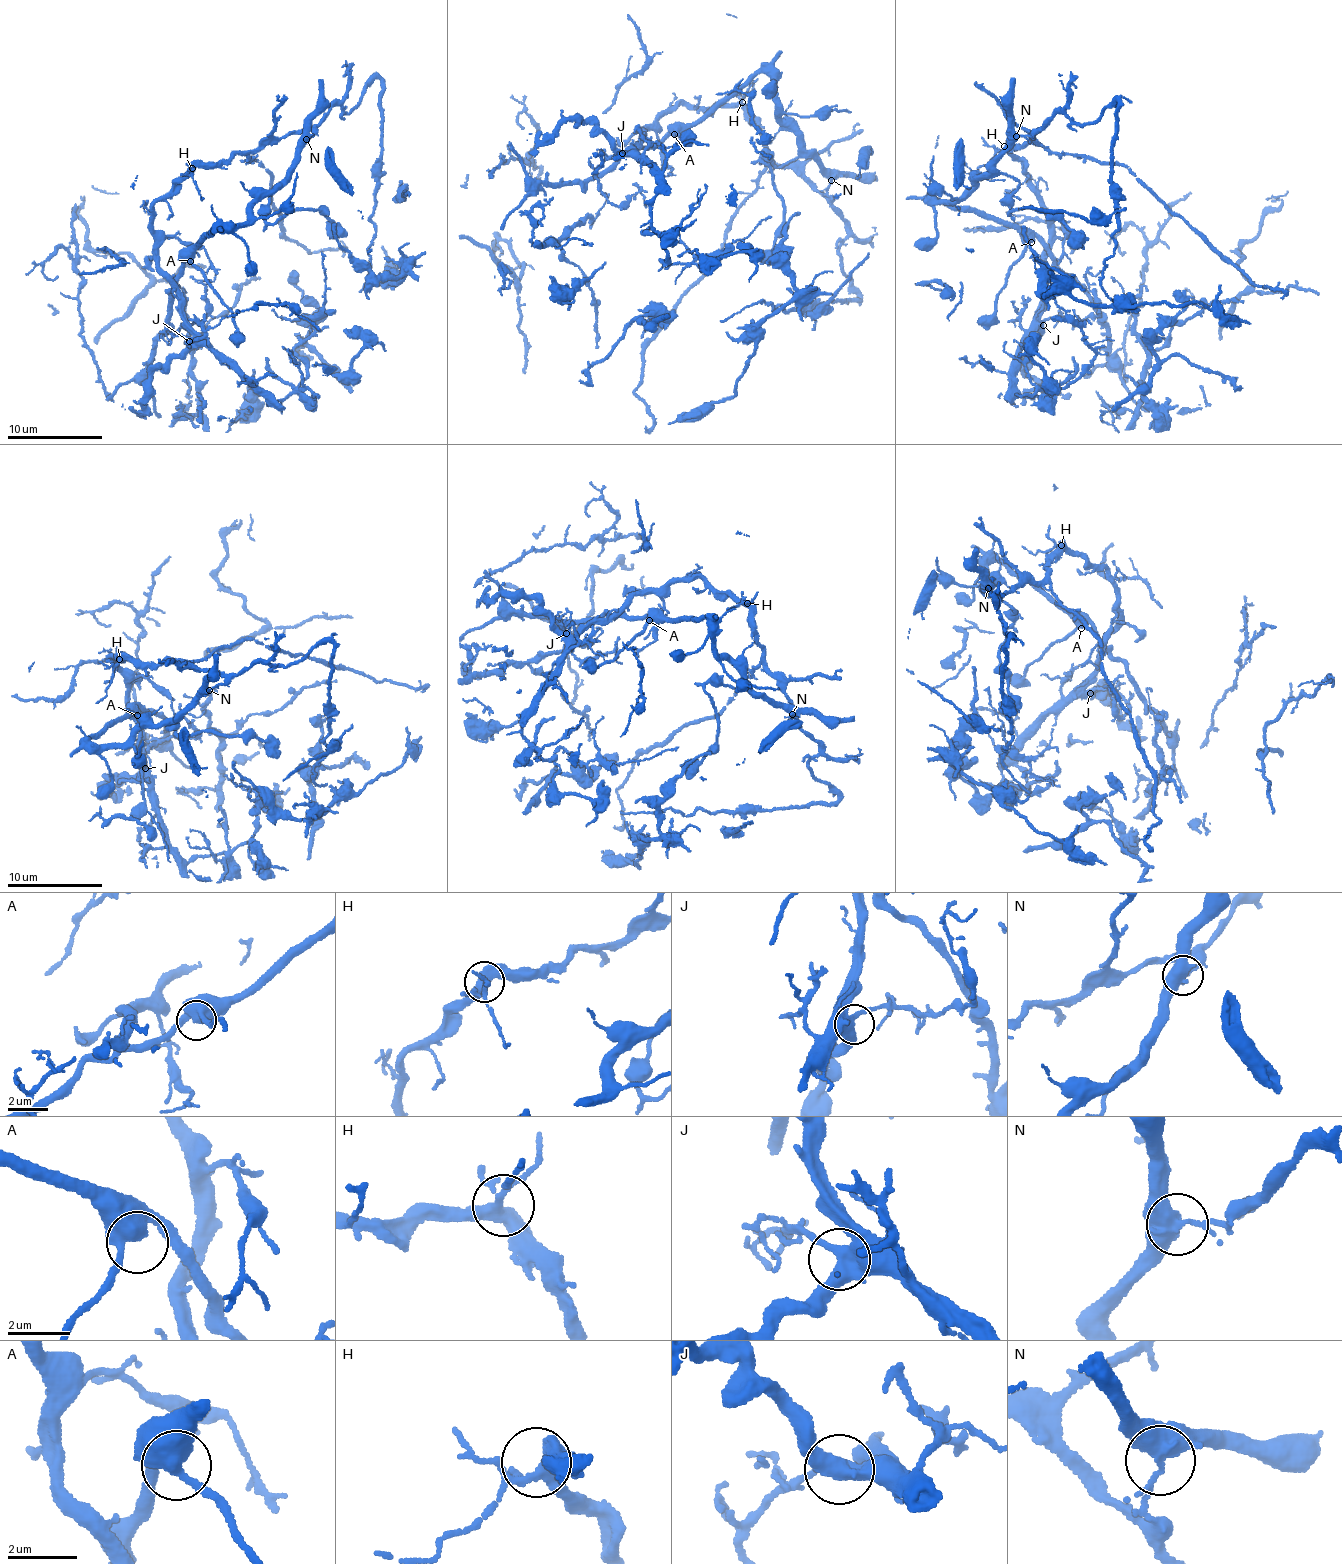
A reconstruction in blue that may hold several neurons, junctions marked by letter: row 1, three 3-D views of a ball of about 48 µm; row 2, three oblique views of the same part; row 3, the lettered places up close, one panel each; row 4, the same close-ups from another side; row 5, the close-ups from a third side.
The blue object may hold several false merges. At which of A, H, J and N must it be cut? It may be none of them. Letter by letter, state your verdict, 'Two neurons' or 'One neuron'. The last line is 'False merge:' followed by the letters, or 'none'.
A: One neuron
H: One neuron
J: One neuron
N: Two neurons
False merge: N

